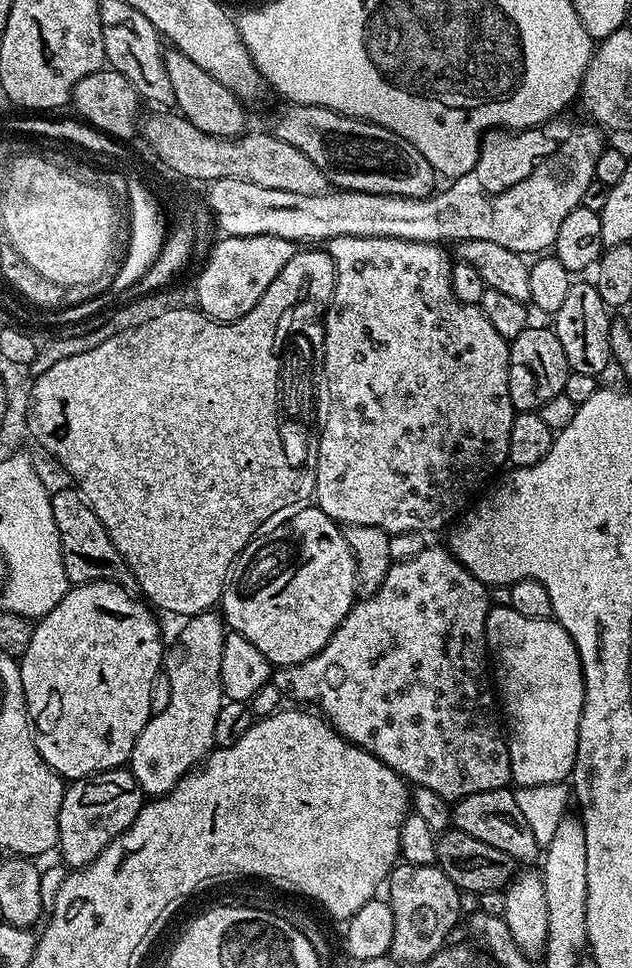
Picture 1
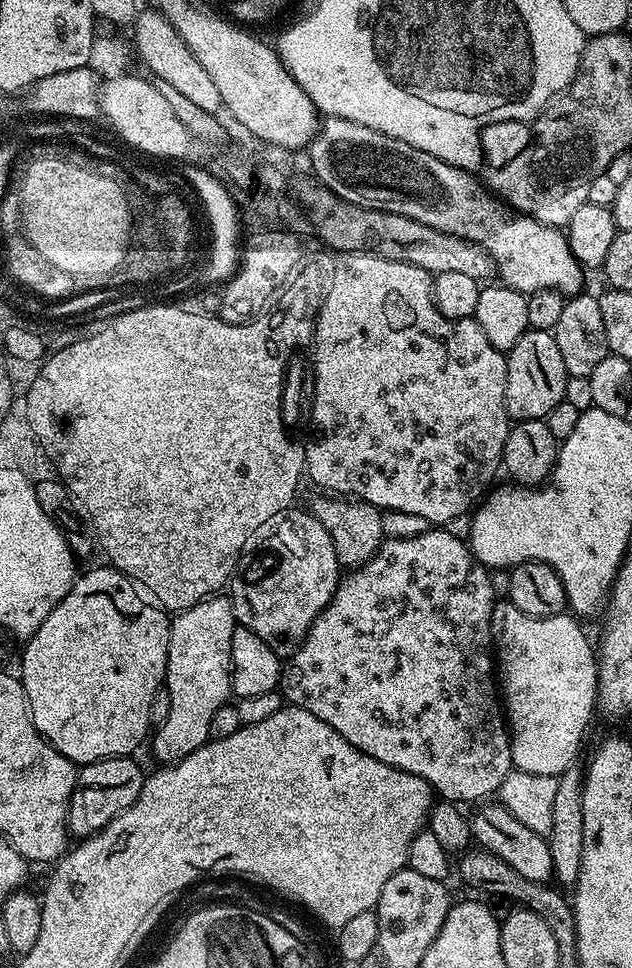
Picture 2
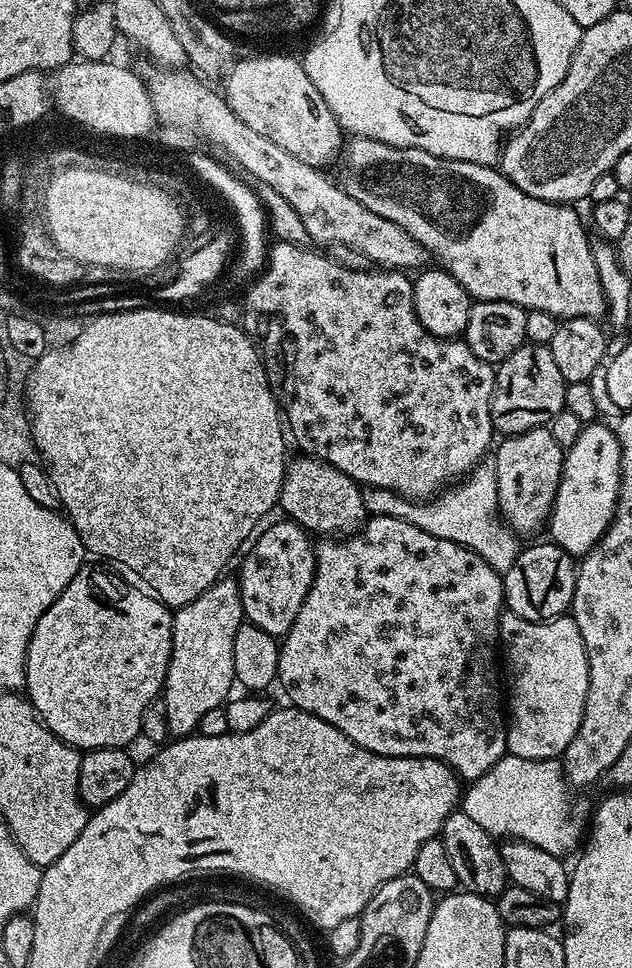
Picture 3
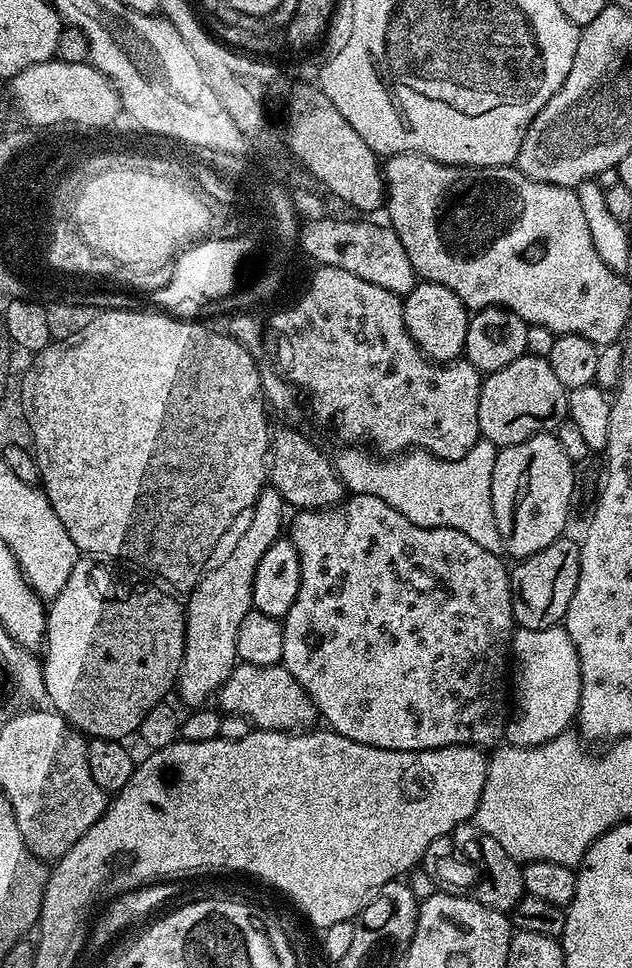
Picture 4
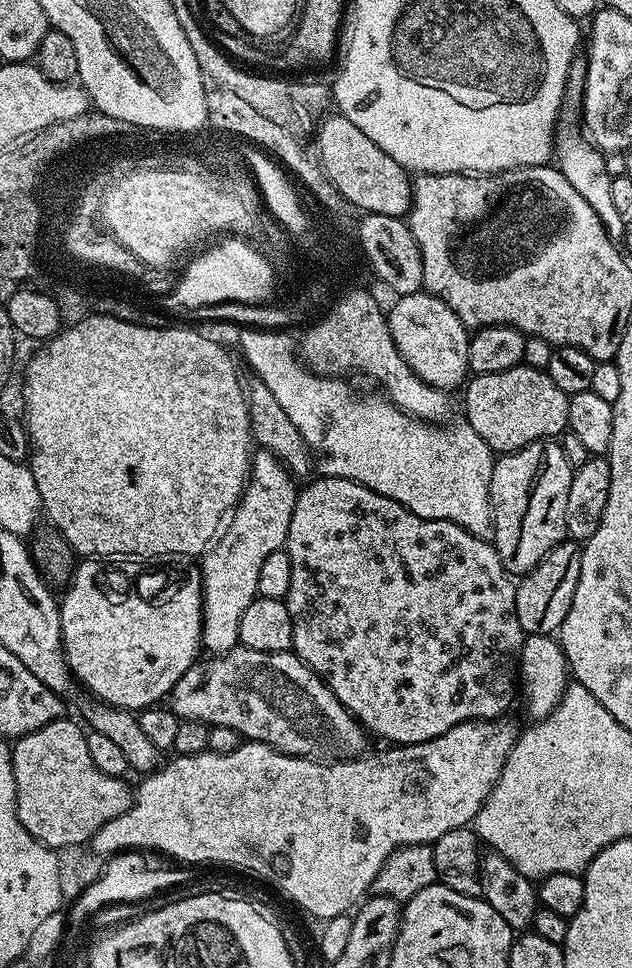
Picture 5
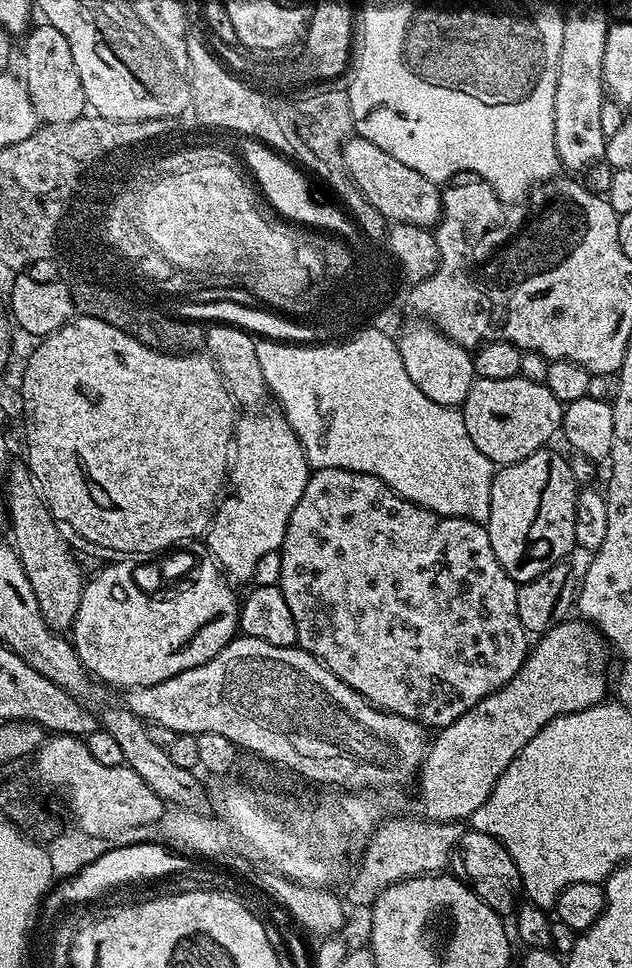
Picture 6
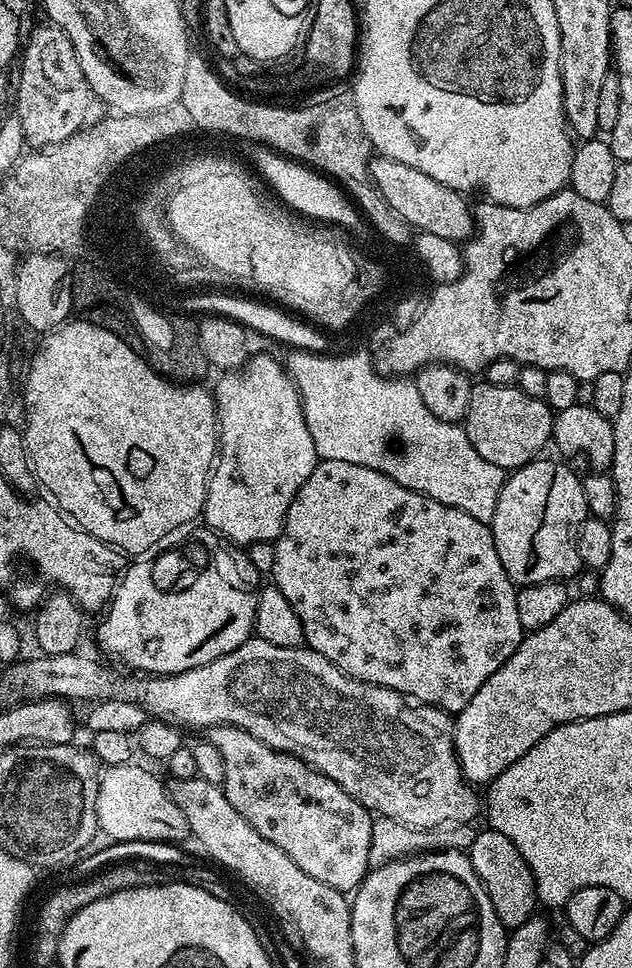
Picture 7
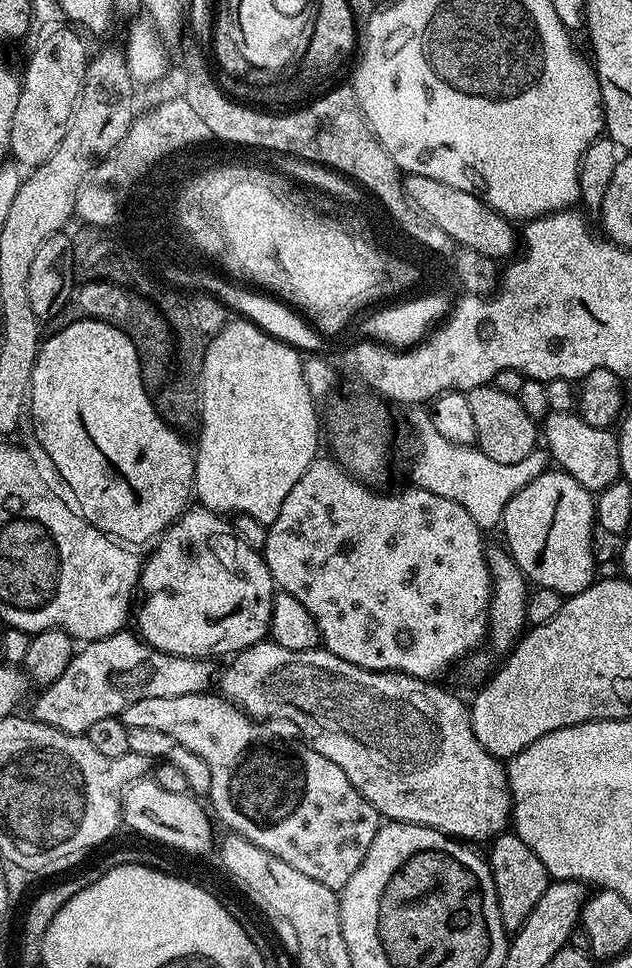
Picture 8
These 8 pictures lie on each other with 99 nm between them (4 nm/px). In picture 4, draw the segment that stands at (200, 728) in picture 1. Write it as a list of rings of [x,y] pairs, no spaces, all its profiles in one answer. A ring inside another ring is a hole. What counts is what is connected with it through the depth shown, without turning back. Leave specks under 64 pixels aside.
[[[268,486],[261,492],[260,497],[256,499],[255,504],[250,509],[250,515],[247,517],[248,525],[244,528],[244,533],[236,540],[236,545],[228,552],[228,557],[220,565],[209,567],[204,575],[200,577],[196,587],[191,589],[192,596],[186,600],[186,611],[184,613],[184,657],[180,667],[180,679],[178,681],[178,693],[180,700],[184,704],[189,704],[189,709],[195,710],[201,706],[207,705],[208,700],[219,693],[220,688],[230,678],[230,674],[236,669],[238,663],[236,658],[236,647],[238,646],[238,626],[242,626],[242,618],[253,611],[252,595],[254,594],[254,574],[258,570],[258,562],[274,546],[274,542],[281,539],[283,530],[286,528],[286,516],[284,520],[284,511],[286,505],[283,498],[276,493],[276,489]]]

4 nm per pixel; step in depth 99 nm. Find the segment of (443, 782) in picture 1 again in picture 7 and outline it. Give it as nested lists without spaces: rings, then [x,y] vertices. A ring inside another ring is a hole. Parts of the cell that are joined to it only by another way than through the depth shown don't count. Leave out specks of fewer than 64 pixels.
[[[320,460],[310,478],[302,482],[294,502],[290,502],[290,510],[284,519],[284,529],[274,541],[276,561],[270,573],[271,583],[282,594],[286,594],[286,602],[294,606],[294,614],[302,622],[304,642],[313,652],[322,654],[338,670],[345,672],[350,678],[361,680],[367,684],[386,686],[390,690],[402,693],[421,704],[433,704],[435,708],[449,714],[459,714],[478,694],[478,686],[501,668],[518,650],[525,638],[522,622],[518,622],[518,602],[516,601],[517,585],[506,574],[502,566],[502,558],[498,558],[498,550],[494,550],[494,538],[489,525],[478,522],[478,518],[470,518],[462,510],[454,506],[446,506],[442,502],[434,502],[421,492],[410,490],[384,472],[370,470],[370,466],[358,466],[354,462],[338,462],[337,460]]]

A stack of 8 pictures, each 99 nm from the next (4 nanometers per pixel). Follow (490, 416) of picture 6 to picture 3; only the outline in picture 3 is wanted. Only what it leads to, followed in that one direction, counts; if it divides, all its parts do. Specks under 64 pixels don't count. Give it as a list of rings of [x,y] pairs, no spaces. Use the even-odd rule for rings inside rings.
[[[525,342],[496,368],[496,385],[492,395],[493,429],[504,436],[516,436],[519,432],[551,424],[552,419],[565,408],[565,387],[551,347]]]

